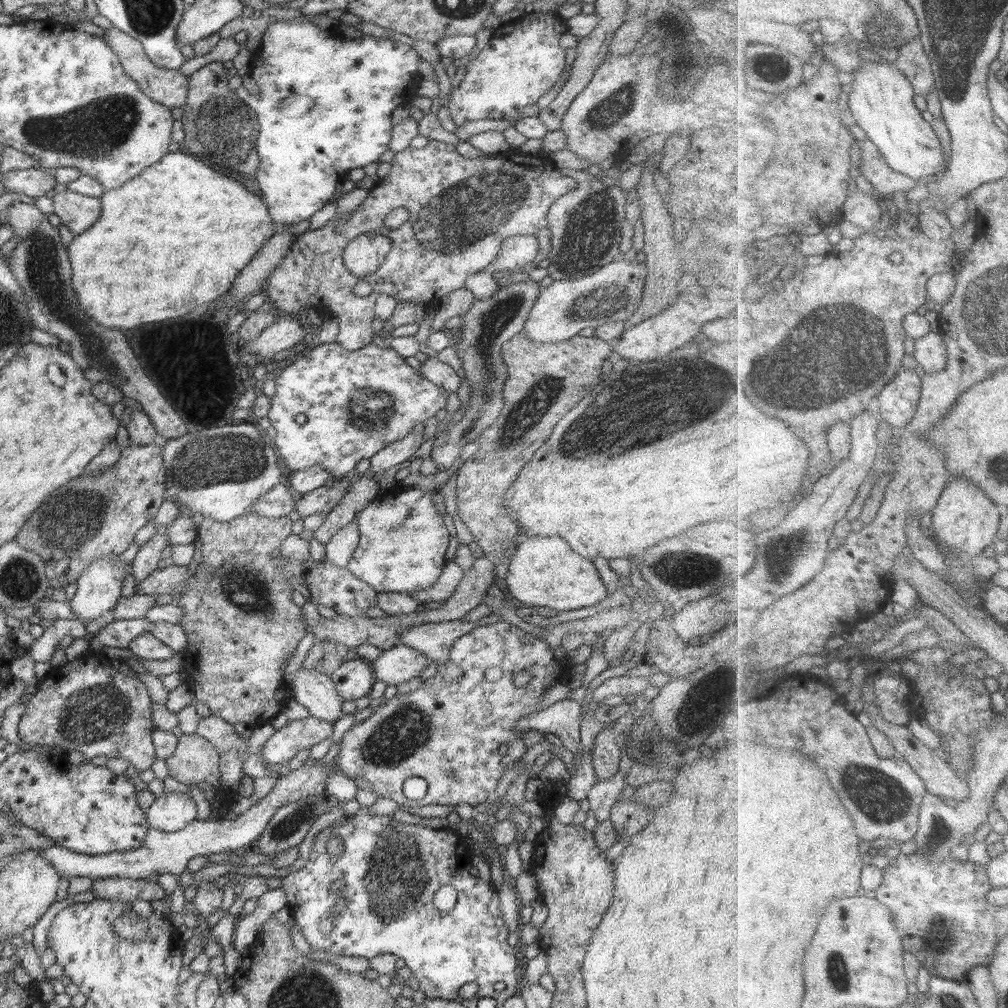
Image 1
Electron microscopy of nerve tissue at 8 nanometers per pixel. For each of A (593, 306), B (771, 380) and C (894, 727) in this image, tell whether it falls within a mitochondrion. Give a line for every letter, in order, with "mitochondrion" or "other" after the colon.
A: mitochondrion
B: mitochondrion
C: other

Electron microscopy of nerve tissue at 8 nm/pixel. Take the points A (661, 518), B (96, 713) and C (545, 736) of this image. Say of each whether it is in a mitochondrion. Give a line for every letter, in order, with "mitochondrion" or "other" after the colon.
A: other
B: mitochondrion
C: other

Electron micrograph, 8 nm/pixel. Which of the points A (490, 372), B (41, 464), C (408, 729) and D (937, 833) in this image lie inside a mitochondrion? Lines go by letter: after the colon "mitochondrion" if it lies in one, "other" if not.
A: mitochondrion
B: other
C: mitochondrion
D: mitochondrion

